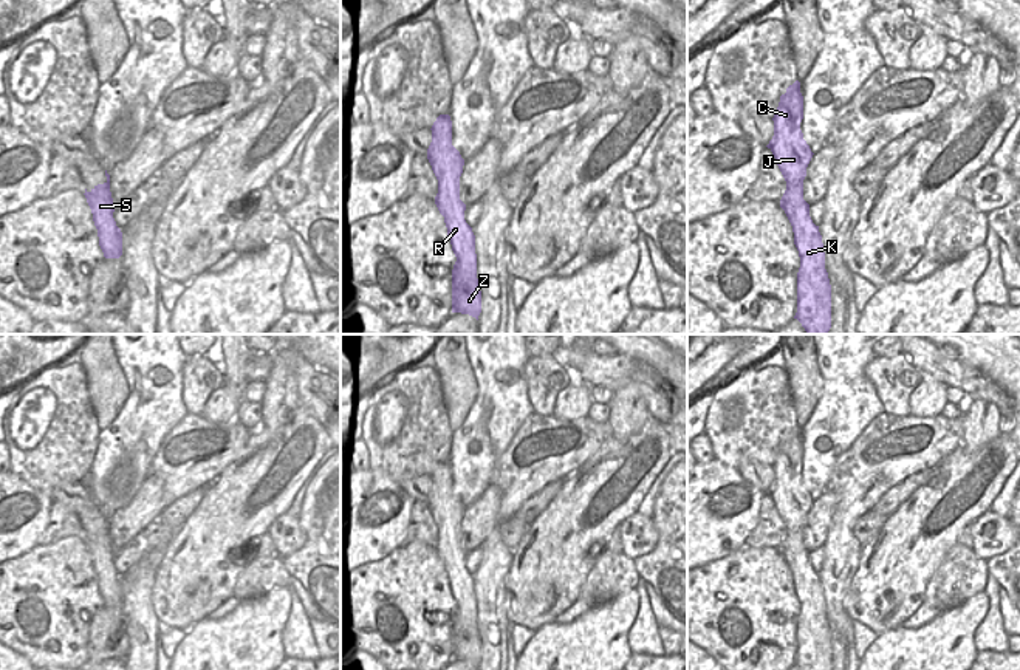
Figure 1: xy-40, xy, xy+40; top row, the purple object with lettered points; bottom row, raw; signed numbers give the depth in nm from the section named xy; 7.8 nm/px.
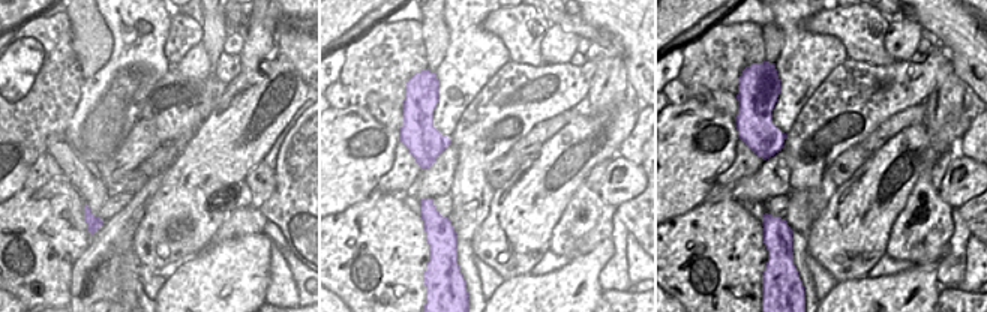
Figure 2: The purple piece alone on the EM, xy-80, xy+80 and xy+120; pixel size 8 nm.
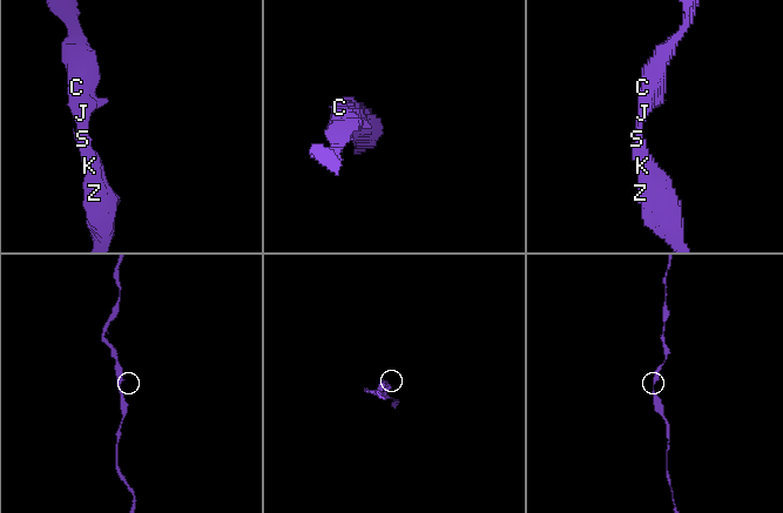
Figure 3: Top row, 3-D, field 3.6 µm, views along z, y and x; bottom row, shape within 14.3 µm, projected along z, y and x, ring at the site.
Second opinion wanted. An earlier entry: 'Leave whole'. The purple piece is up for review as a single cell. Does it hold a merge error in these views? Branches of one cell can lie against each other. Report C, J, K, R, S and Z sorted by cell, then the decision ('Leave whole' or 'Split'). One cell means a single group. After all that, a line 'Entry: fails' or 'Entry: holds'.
Groups: C J K R S Z. Leave whole
Entry: holds

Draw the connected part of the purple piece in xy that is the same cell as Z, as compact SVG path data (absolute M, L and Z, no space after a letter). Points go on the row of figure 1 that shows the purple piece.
M440 115L432 125L427 159L438 179L435 204L444 217L447 235L457 262L452 269L452 313L469 314L478 320L481 291L477 279L475 235L464 220L466 204L460 200L460 176L464 159L452 145L452 121Z

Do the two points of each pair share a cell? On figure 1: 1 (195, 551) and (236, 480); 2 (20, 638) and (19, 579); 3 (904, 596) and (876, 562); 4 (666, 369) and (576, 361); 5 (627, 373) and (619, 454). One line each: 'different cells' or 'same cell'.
1: same cell
2: same cell
3: same cell
4: different cells
5: different cells

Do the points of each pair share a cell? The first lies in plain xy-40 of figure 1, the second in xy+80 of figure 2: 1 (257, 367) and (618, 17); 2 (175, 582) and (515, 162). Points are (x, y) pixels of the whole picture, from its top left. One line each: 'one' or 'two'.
1: two
2: two

